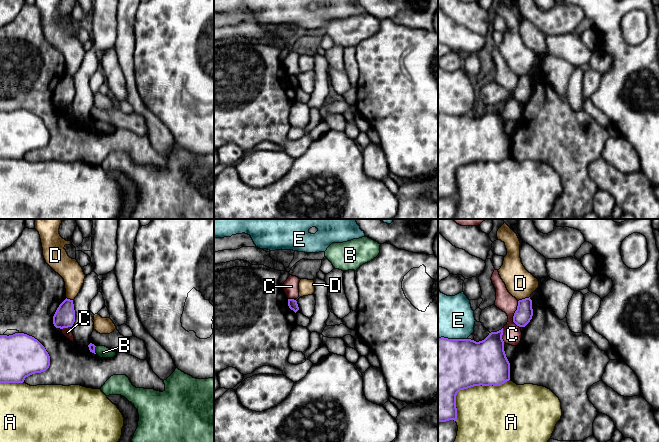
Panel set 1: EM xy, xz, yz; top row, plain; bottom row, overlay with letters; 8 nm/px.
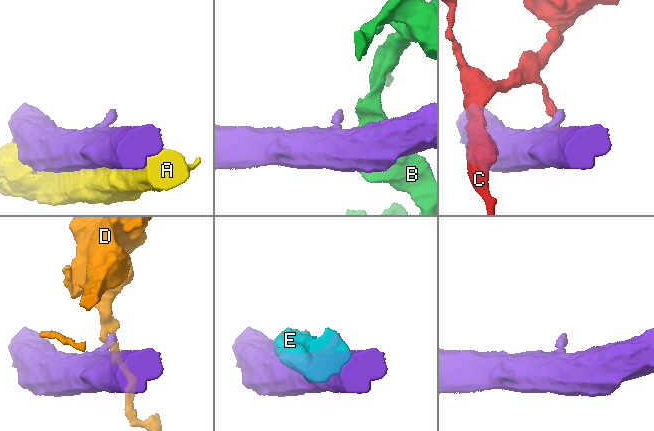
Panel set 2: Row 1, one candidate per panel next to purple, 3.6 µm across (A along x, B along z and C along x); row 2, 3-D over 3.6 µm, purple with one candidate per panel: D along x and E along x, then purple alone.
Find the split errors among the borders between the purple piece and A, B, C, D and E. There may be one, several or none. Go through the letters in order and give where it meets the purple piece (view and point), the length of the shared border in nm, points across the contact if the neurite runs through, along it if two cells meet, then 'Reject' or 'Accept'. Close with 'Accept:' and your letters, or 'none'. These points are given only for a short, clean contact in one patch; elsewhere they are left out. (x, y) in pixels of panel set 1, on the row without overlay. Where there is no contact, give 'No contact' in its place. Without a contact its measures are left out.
A: Touches purple at yz (469, 163). Shared border 550 nm. Reject
B: Touches purple at xy (94, 126). Shared border 60 nm. Reject
C: Touches purple at yz (514, 90). Shared border 220 nm. Boundary: yz (518, 77), (513, 97), (519, 103). Reject
D: Touches purple at yz (523, 75). Shared border 100 nm. Boundary: yz (529, 72), (518, 77). Reject
E: Touches purple at yz (453, 115). Shared border 240 nm. Reject
Accept: none

